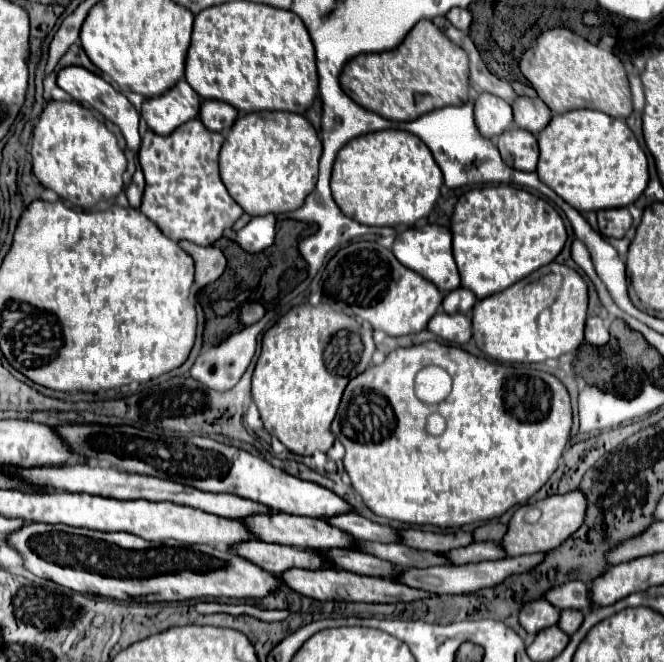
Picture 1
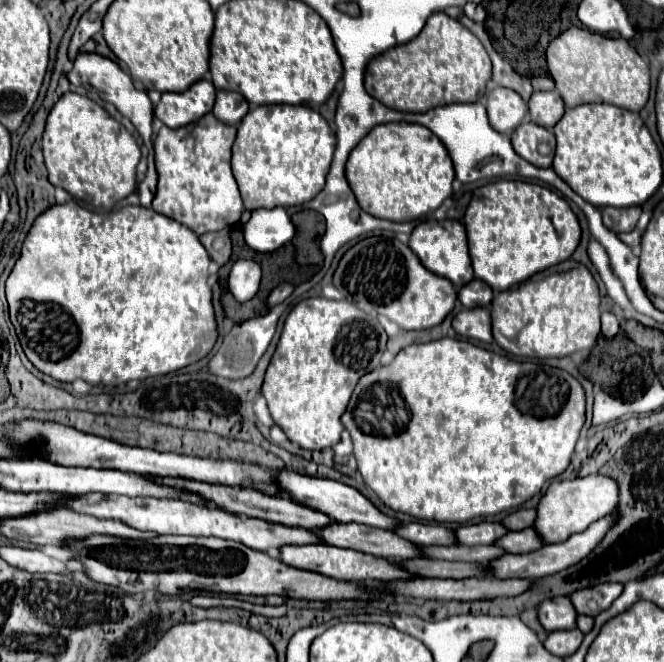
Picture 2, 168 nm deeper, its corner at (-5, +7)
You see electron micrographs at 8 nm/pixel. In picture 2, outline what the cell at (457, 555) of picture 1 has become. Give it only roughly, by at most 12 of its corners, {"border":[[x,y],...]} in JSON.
{"border":[[534,527],[510,531],[496,545],[508,553],[528,553],[544,547]]}

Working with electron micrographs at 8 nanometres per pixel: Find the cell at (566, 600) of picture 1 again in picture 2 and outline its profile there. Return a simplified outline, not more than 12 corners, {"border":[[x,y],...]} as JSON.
{"border":[[602,583],[570,599],[580,615],[596,617],[618,599],[620,583]]}

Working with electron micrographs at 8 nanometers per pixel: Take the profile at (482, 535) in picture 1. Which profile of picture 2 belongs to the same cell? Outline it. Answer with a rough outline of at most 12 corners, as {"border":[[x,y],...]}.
{"border":[[518,509],[504,517],[510,531],[520,531],[536,521],[536,509]]}

